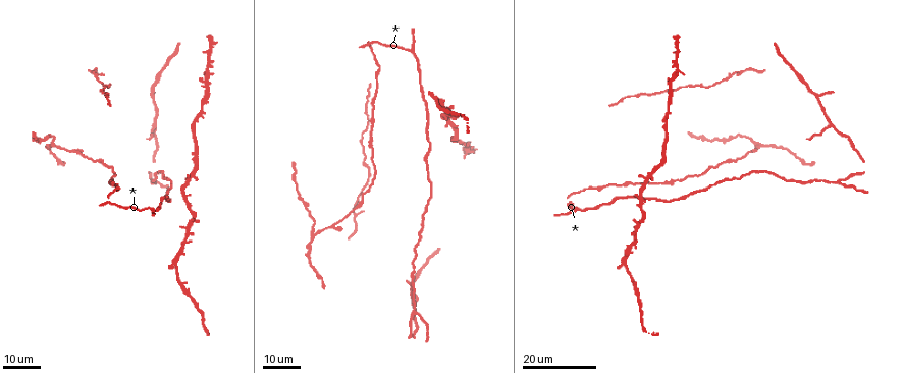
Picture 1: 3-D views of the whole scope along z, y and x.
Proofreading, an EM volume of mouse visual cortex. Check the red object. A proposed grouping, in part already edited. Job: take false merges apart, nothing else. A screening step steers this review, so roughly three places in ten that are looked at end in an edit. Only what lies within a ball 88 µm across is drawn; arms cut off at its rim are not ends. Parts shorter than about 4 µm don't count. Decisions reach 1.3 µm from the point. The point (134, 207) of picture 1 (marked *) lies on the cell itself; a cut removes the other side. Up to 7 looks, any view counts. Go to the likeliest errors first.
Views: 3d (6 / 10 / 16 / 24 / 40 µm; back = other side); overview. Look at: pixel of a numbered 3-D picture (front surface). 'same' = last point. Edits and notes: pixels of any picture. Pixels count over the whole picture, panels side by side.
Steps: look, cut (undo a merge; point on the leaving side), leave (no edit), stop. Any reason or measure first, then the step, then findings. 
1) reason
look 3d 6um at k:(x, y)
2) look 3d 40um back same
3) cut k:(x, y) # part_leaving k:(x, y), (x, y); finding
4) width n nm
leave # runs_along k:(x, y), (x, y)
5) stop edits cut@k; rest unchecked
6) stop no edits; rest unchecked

arms part here
look 3d 24um at 1:(831, 126)

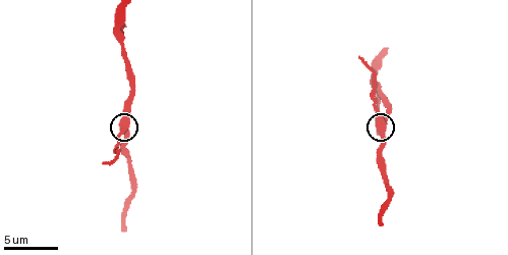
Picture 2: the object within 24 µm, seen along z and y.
look 3d 6um at 2:(385, 126)

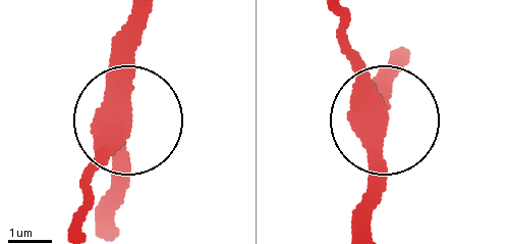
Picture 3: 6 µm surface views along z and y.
leave # one cell here

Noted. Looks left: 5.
look 3d 16um at 1:(313, 237)

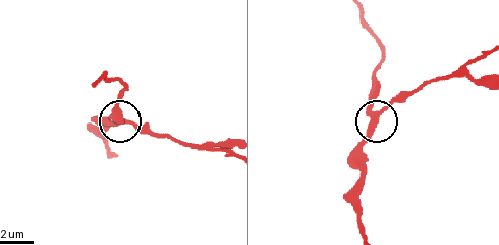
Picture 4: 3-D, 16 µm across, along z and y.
look 3d 10um at 4:(374, 115)

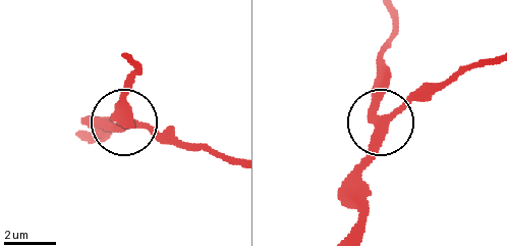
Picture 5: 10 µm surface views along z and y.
arms 3
leave # runs_along 5:(488, 59), (421, 86), (389, 114), (362, 174), (362, 204); continuous, no second cell

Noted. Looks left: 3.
look 3d 16um at 1:(415, 315)

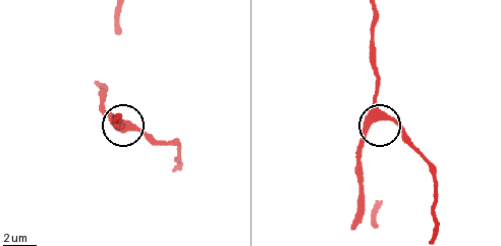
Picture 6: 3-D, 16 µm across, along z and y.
look 3d 10um at 6:(372, 118)

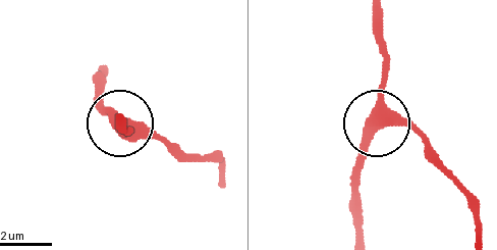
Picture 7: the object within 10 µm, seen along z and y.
leave # runs_along 7:(381, 14), (379, 117), (400, 121), (438, 157); continuous, no second cell

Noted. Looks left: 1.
stop no edits; rest unchecked

